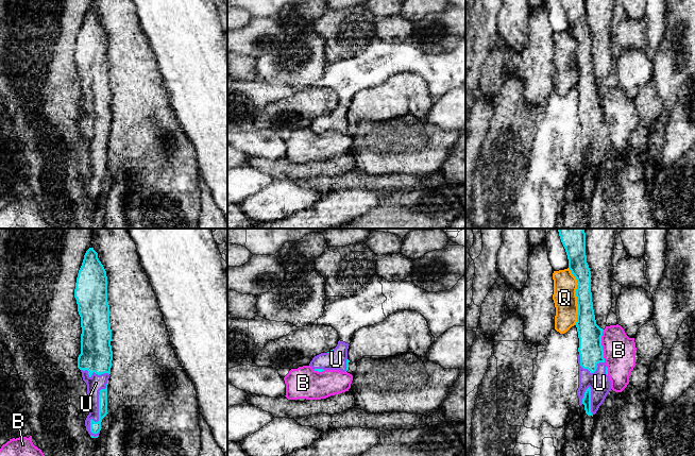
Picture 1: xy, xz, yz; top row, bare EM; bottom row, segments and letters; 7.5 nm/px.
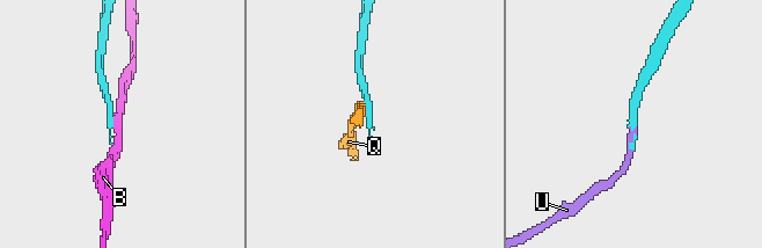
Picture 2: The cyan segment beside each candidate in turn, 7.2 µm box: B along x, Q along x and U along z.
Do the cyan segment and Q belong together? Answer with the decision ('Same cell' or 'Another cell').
Another cell

